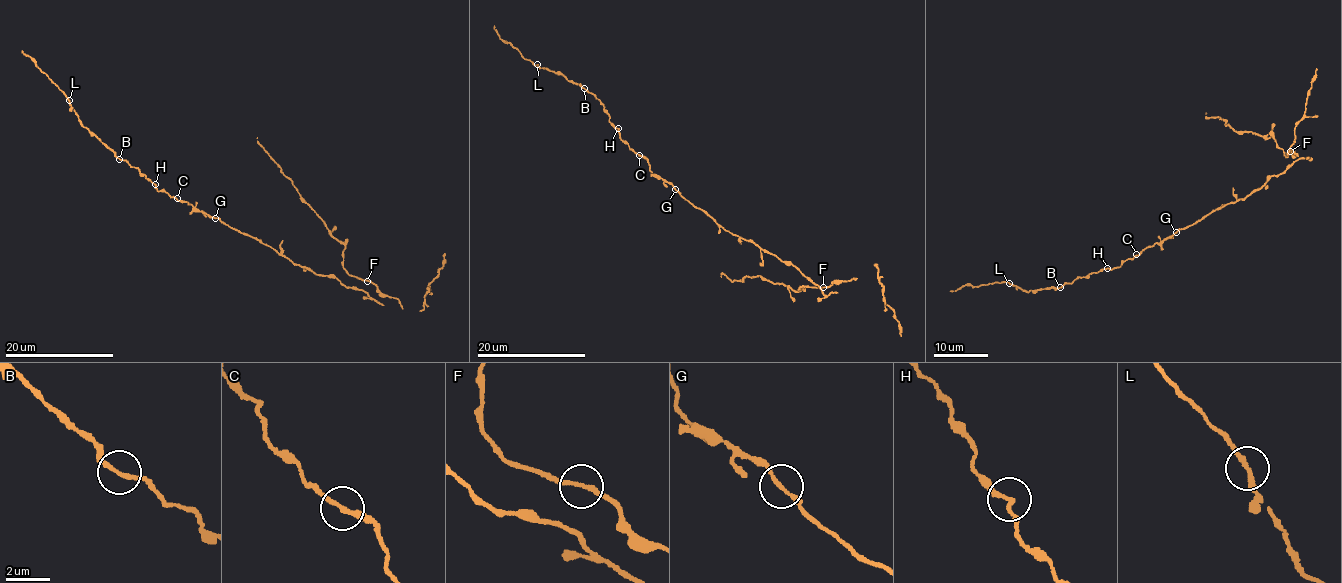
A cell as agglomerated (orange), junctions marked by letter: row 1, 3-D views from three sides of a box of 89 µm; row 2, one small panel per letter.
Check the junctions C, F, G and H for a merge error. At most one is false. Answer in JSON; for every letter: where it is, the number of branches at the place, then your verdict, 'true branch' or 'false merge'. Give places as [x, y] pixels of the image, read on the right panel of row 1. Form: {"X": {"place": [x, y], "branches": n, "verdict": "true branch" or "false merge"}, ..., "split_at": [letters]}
{"C": {"place": [1136, 254], "branches": 2, "verdict": "true branch"}, "F": {"place": [1290, 151], "branches": 2, "verdict": "true branch"}, "G": {"place": [1176, 232], "branches": 2, "verdict": "true branch"}, "H": {"place": [1107, 268], "branches": 2, "verdict": "true branch"}, "split_at": []}

